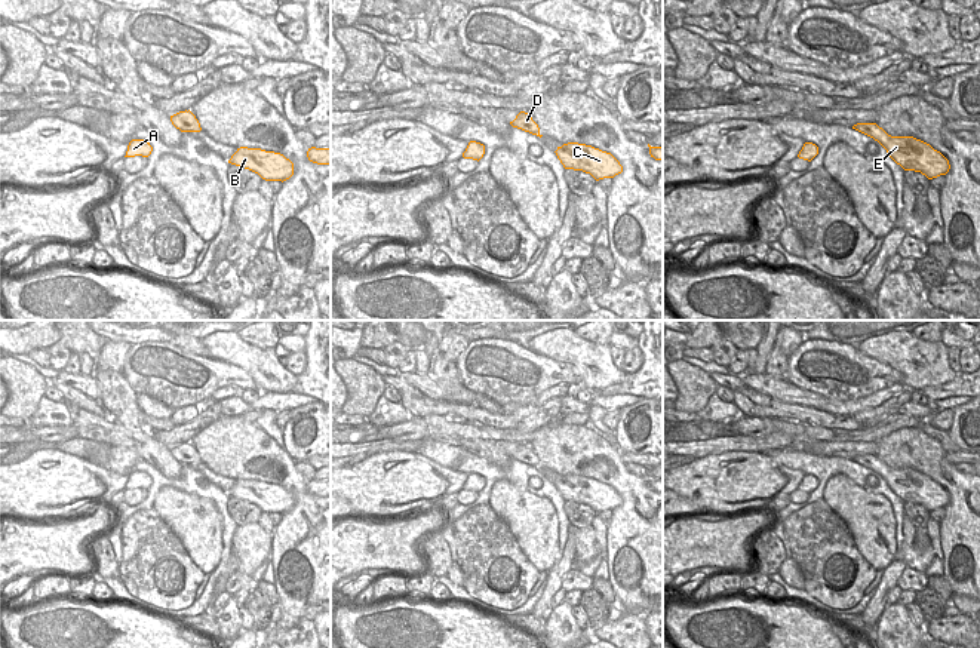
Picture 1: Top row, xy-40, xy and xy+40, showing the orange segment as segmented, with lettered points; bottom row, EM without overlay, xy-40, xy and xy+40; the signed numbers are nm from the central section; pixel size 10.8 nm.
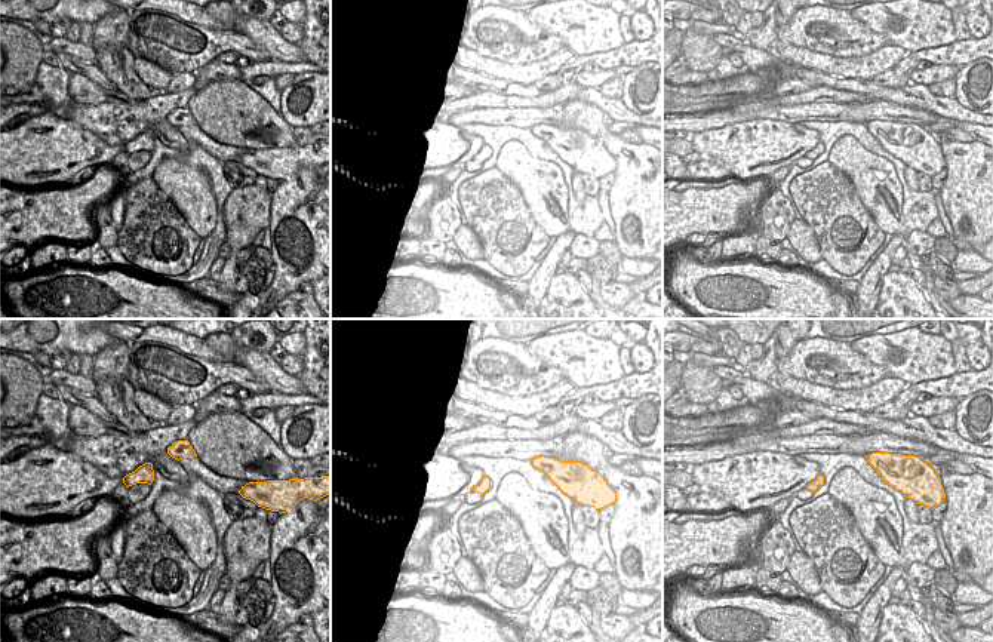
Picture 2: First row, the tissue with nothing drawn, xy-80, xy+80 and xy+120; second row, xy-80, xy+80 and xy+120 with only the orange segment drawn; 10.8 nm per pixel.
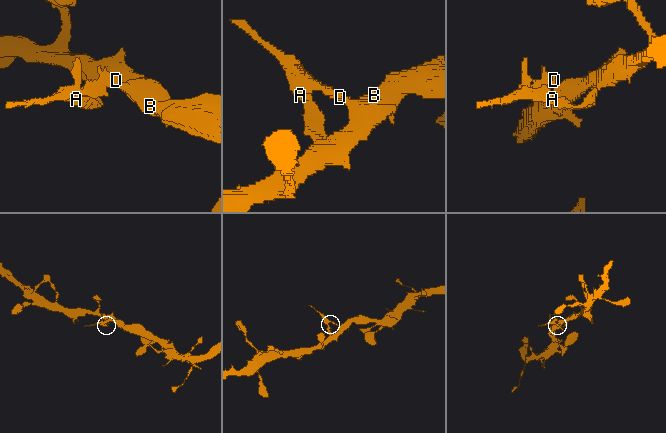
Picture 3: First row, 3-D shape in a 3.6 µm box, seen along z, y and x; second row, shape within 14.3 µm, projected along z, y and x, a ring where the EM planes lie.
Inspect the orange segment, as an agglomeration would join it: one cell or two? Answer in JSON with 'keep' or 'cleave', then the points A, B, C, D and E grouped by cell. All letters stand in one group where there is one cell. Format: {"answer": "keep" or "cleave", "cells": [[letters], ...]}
{"answer": "cleave", "cells": [["A", "D"], ["B", "C", "E"]]}

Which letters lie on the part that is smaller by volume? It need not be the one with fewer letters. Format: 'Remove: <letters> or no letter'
Remove: A, D

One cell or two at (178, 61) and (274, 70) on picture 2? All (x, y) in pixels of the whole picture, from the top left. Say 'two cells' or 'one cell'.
two cells

